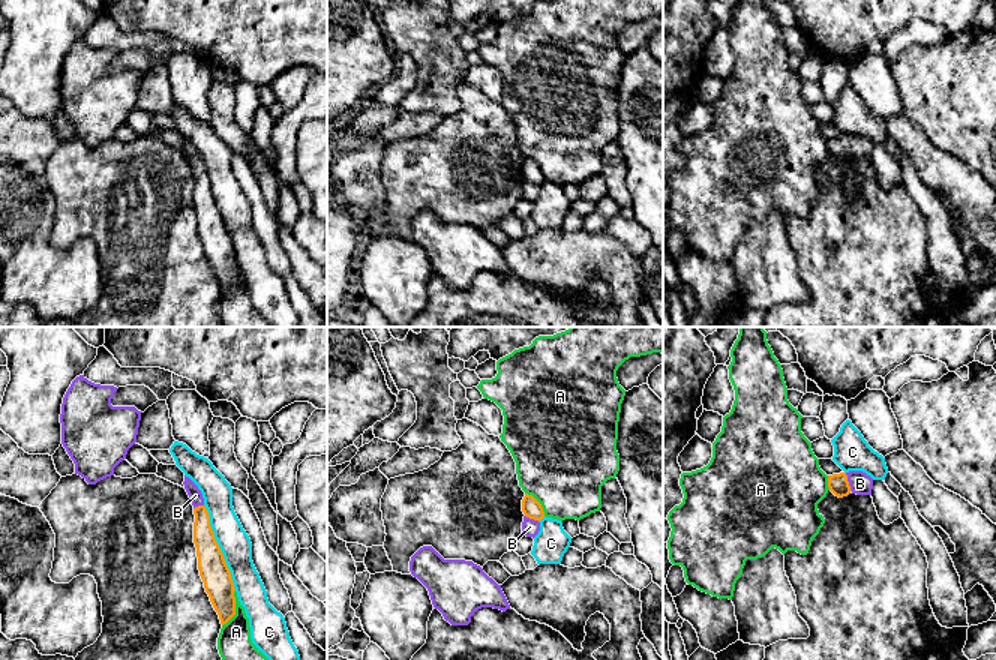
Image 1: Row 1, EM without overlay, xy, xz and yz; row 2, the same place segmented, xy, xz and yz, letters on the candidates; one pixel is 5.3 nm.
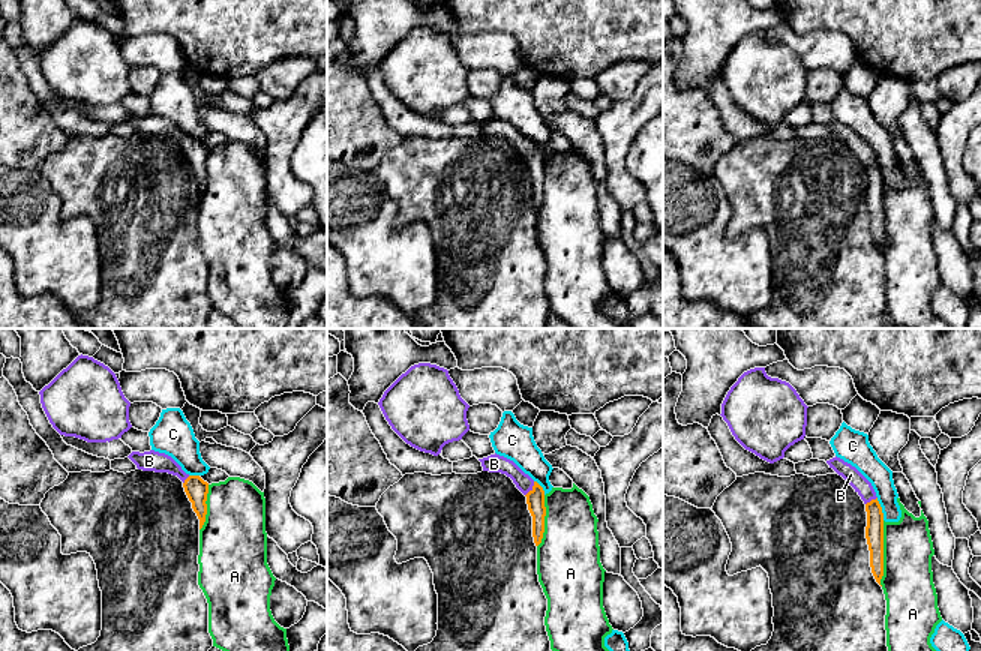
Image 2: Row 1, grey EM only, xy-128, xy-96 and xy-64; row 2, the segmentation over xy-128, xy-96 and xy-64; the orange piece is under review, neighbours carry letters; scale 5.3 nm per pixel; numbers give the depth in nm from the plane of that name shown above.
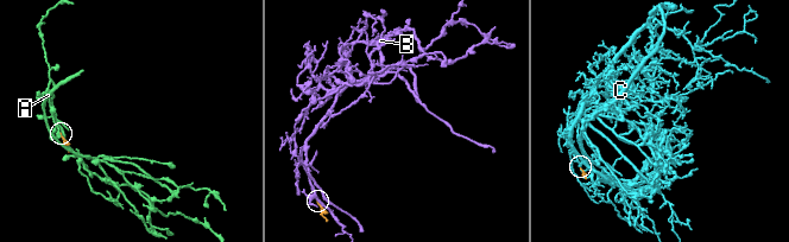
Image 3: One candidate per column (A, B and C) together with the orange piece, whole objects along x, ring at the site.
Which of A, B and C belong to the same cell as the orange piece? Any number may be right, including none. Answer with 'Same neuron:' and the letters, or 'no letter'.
Same neuron: B

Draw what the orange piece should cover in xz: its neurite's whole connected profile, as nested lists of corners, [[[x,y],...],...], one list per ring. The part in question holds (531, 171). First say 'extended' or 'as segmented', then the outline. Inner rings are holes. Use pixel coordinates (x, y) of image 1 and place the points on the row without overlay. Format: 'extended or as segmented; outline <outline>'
extended; outline [[[525,158],[522,164],[522,176],[525,178],[522,196],[524,200],[534,202],[540,195],[540,184],[544,182],[543,171],[532,159]]]

